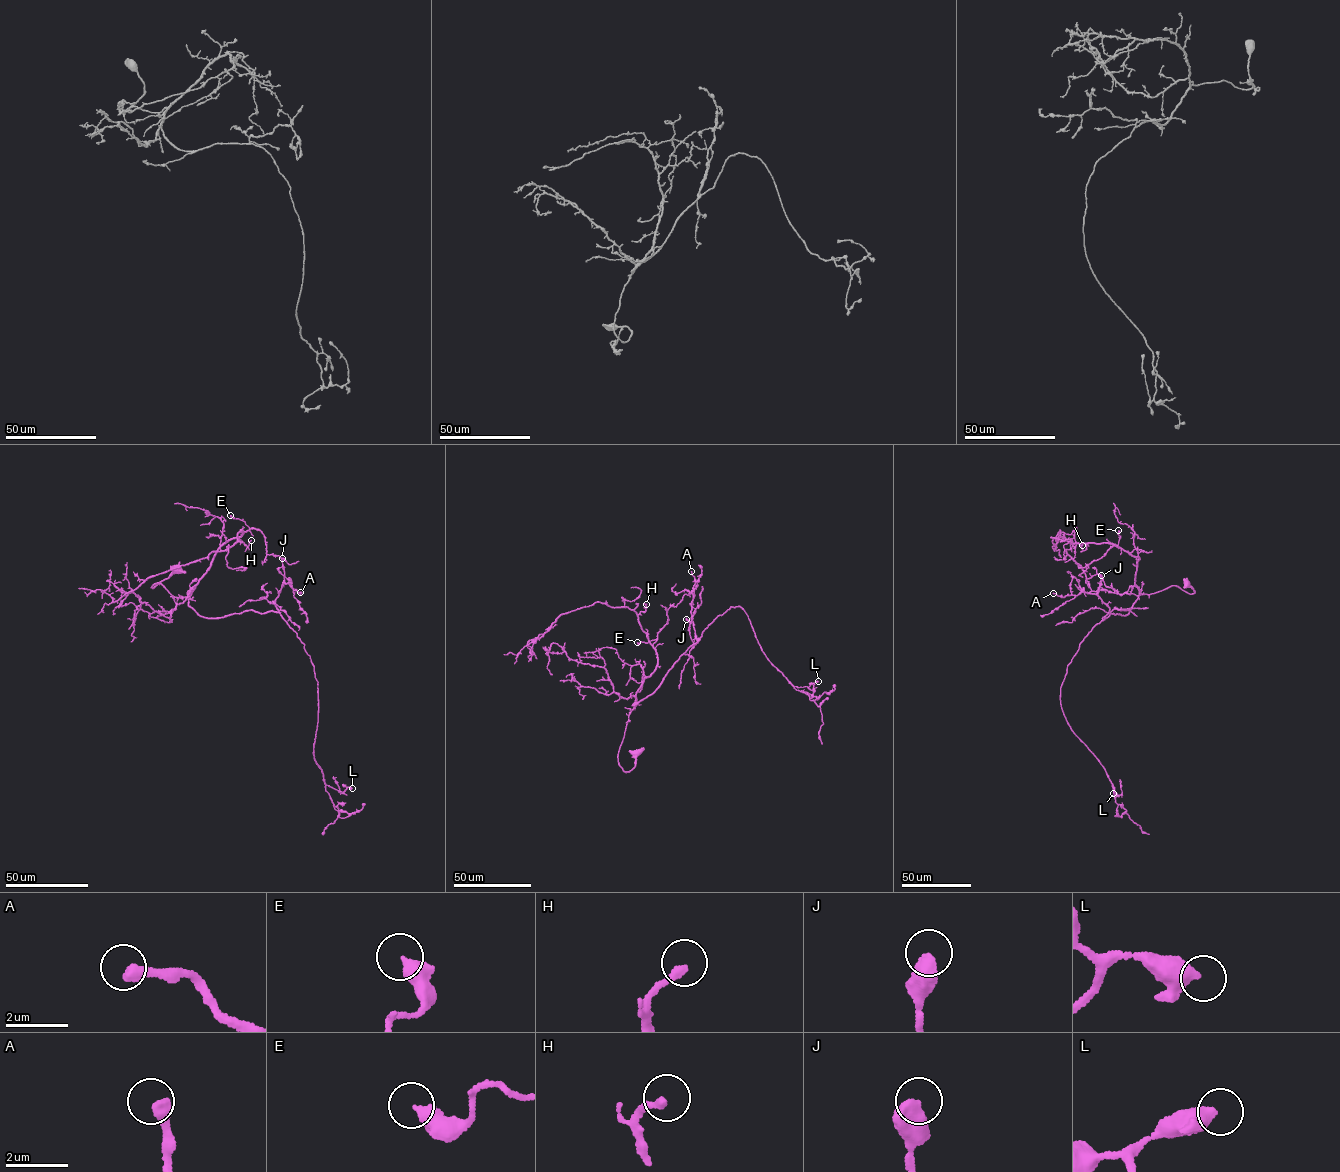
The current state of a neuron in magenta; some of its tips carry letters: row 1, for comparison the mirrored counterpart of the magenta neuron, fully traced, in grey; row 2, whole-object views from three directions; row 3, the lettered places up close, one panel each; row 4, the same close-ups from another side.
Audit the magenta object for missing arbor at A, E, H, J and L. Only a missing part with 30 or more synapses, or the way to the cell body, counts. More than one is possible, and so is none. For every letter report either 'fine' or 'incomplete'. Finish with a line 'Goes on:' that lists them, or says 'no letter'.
A: incomplete
E: fine
H: fine
J: fine
L: fine
Goes on: A

